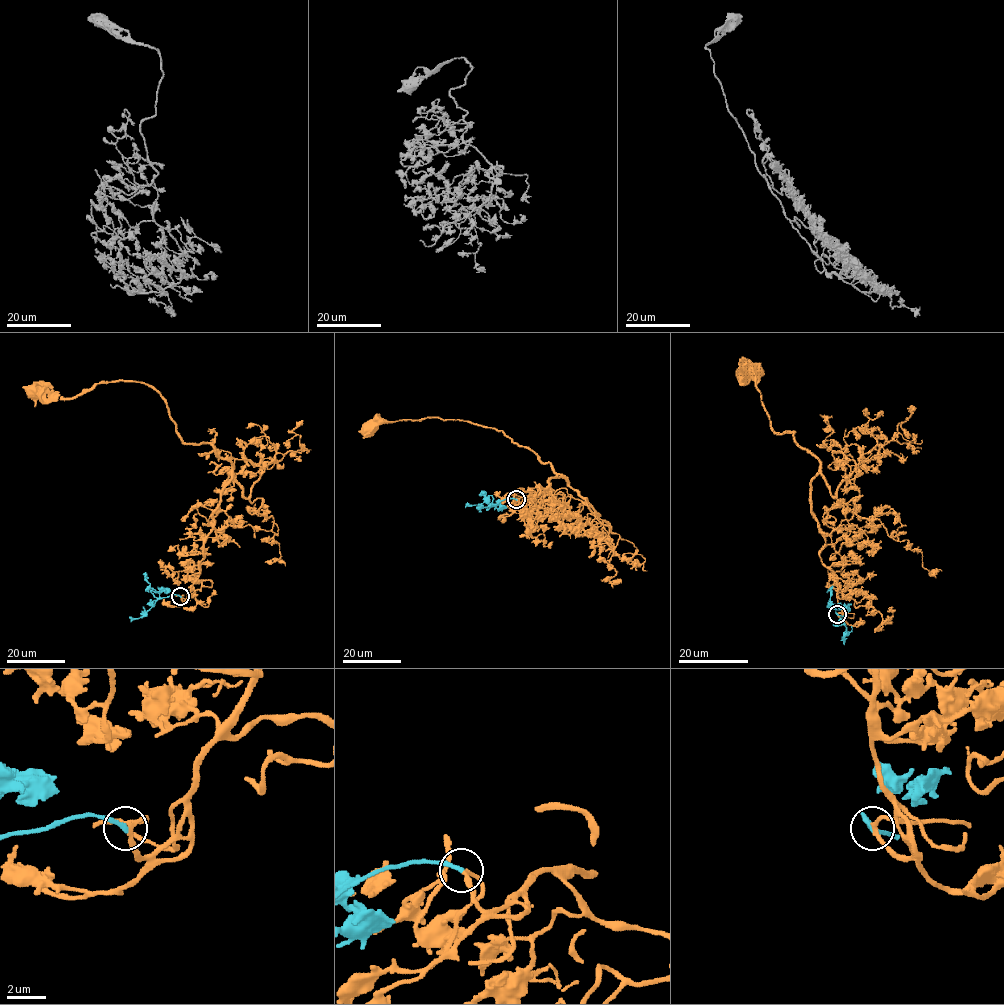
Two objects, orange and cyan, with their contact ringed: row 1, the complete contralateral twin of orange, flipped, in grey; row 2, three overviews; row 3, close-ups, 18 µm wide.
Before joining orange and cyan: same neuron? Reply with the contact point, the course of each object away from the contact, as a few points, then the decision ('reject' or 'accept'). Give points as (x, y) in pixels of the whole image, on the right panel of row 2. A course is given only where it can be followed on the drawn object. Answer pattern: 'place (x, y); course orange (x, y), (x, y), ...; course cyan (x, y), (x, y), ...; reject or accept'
place (837, 614); course orange (837, 614), (811, 509), (820, 462), (794, 432), (773, 430), (740, 361), (743, 379), (753, 371); course cyan (837, 614), (841, 616), (847, 609), (846, 606), (835, 610), (832, 606), (829, 598), (833, 585); accept

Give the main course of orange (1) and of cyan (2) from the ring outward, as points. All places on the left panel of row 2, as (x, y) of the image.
1: (181, 596), (200, 573), (231, 463), (208, 443), (184, 443), (143, 383), (33, 392)
2: (180, 596), (162, 598), (159, 595), (163, 590), (156, 592), (149, 587), (145, 572)

